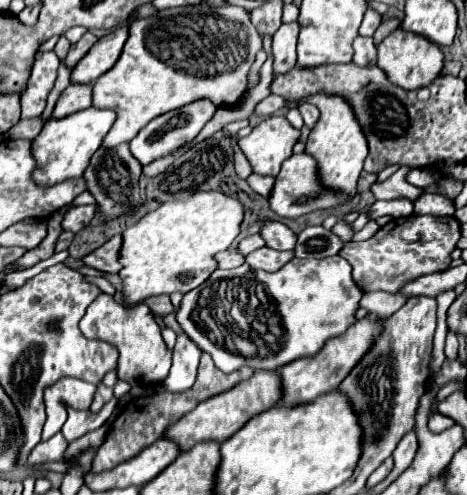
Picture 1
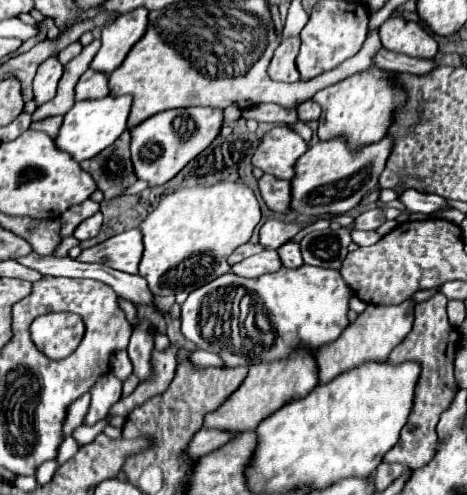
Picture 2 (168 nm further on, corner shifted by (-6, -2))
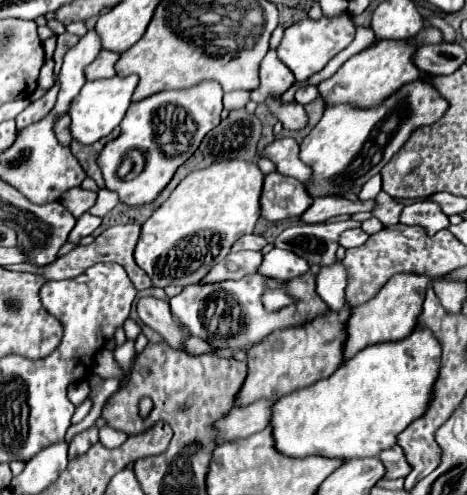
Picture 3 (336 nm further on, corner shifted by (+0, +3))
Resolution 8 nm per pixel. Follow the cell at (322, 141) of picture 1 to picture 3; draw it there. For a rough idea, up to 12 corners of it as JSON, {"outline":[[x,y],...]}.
{"outline":[[378,41],[318,85],[326,107],[376,107],[420,71],[408,41]]}

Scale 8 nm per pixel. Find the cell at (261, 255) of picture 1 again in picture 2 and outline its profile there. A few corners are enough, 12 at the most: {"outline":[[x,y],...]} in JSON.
{"outline":[[264,250],[234,264],[230,272],[258,278],[280,270],[276,250]]}

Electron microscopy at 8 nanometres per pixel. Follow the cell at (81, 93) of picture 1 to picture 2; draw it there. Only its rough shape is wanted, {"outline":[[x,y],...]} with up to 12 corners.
{"outline":[[86,70],[76,84],[76,100],[110,94],[108,74]]}

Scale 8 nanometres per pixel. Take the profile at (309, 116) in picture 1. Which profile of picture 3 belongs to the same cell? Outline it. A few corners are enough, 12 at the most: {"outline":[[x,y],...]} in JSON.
{"outline":[[316,87],[296,91],[300,105],[312,103],[318,97]]}

